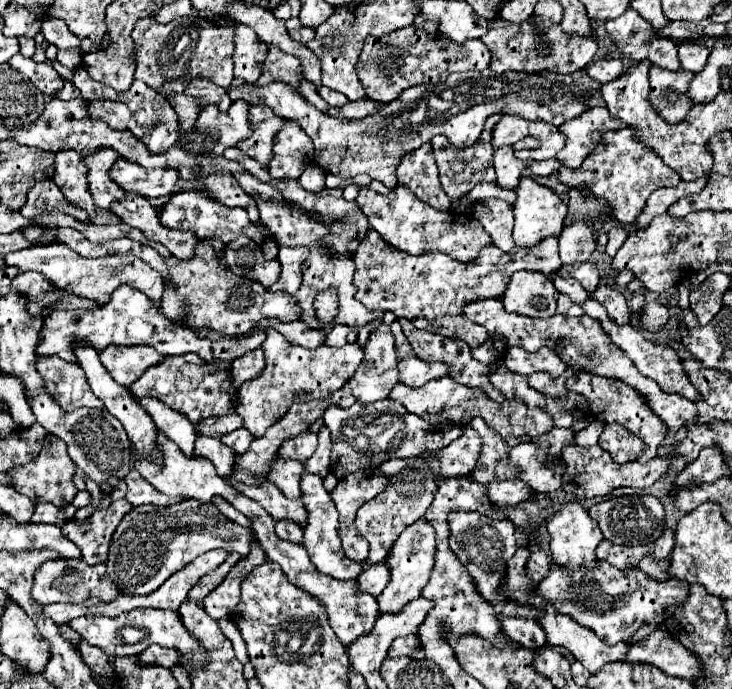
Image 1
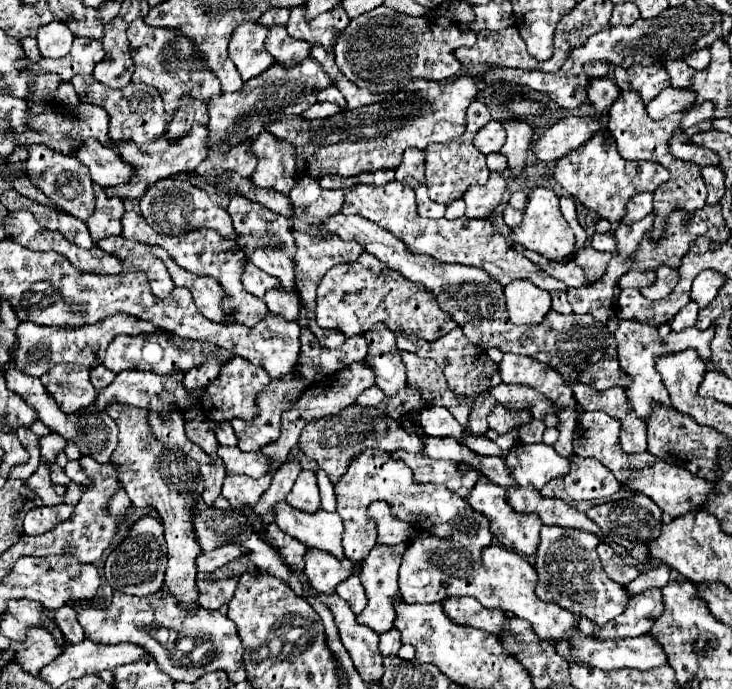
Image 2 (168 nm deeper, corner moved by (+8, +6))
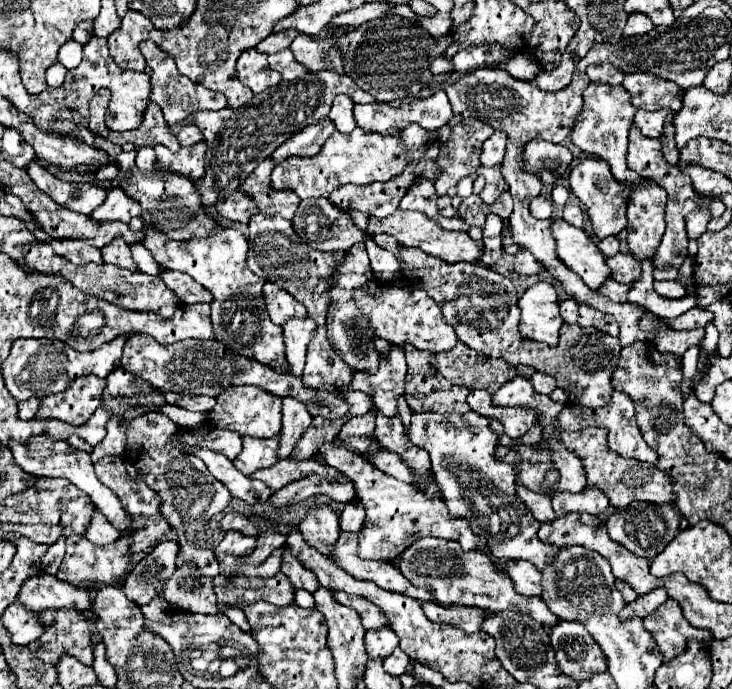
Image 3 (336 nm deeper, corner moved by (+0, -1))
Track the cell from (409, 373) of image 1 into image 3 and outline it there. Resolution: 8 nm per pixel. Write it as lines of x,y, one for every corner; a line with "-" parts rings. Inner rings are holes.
390,344
388,352
380,352
380,366
376,374
356,372
348,390
362,390
372,394
374,406
384,416
396,416
398,398
404,394
404,378
406,378
406,360
404,348

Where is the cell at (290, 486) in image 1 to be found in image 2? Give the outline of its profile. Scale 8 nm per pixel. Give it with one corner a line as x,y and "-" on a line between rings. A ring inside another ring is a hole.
302,471
288,495
288,505
294,509
300,509
304,513
320,511
320,493
316,485
316,475
312,471

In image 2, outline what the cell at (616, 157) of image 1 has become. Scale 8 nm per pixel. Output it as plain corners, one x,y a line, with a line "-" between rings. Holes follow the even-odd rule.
598,131
588,143
582,143
578,149
558,159
554,169
554,179
584,207
598,213
600,219
618,223
624,217
626,203
632,195
640,191
654,191
658,185
666,183
670,177
668,169
650,161
626,161
618,155
614,137
610,131

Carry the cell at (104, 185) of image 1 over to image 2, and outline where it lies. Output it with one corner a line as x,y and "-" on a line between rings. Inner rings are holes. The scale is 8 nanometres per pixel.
94,185
96,191
96,211
86,221
94,247
96,239
104,239
104,235
120,235
122,233
122,215
124,215
124,203
120,199
108,199
104,189
100,185

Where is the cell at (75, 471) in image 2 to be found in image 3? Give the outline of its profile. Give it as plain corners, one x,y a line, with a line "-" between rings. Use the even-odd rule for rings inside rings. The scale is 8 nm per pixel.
38,434
36,438
30,438
28,442
20,444
20,442
10,442
8,448
12,450
14,454
14,460
28,472
28,474
34,474
34,476
50,476
50,478
68,478
74,486
78,486
80,490
84,490
90,500
94,502
94,506
118,528
118,530
128,530
132,526
132,522
128,520
128,514
124,512
118,496
108,488
104,486
96,474
94,474
94,466
92,466
92,460
90,460
90,454
88,452
80,452
80,450
74,450
72,446
68,446
66,440
52,440
52,438
44,438
44,434

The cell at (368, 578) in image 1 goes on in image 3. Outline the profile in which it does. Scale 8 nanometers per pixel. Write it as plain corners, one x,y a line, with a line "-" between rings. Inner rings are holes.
340,592
340,594
336,594
336,600
340,600
344,606
354,608
354,610
360,614
362,626
364,626
366,630
370,630
370,628
380,628
380,626
386,626
386,624
388,624
388,620
384,618
384,614
380,614
380,608
374,606
372,602
364,600
364,598
360,598
360,596

